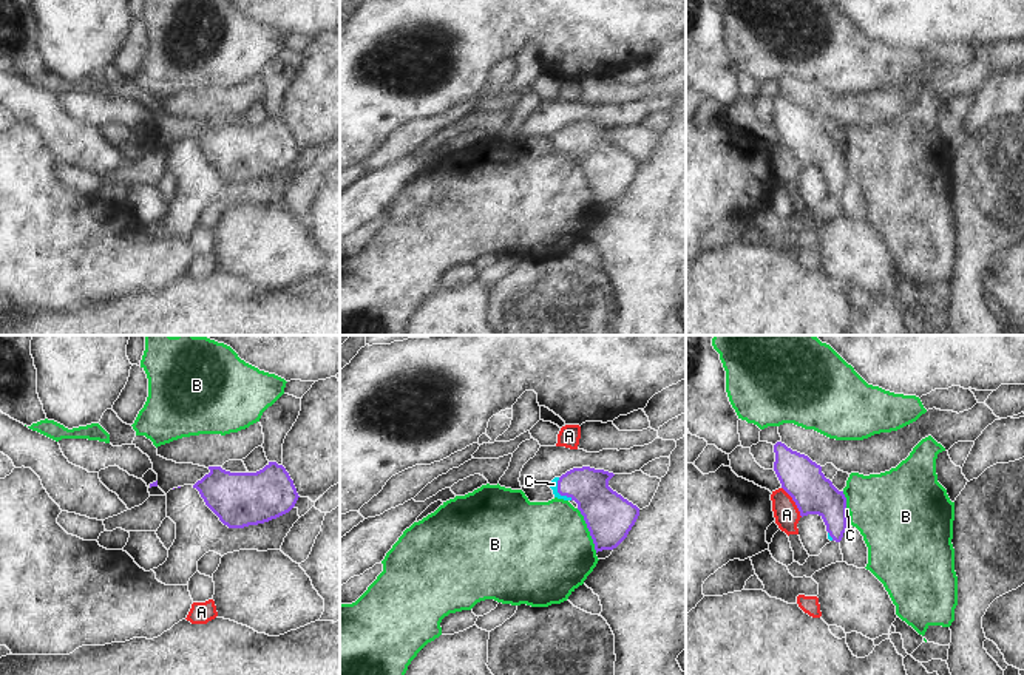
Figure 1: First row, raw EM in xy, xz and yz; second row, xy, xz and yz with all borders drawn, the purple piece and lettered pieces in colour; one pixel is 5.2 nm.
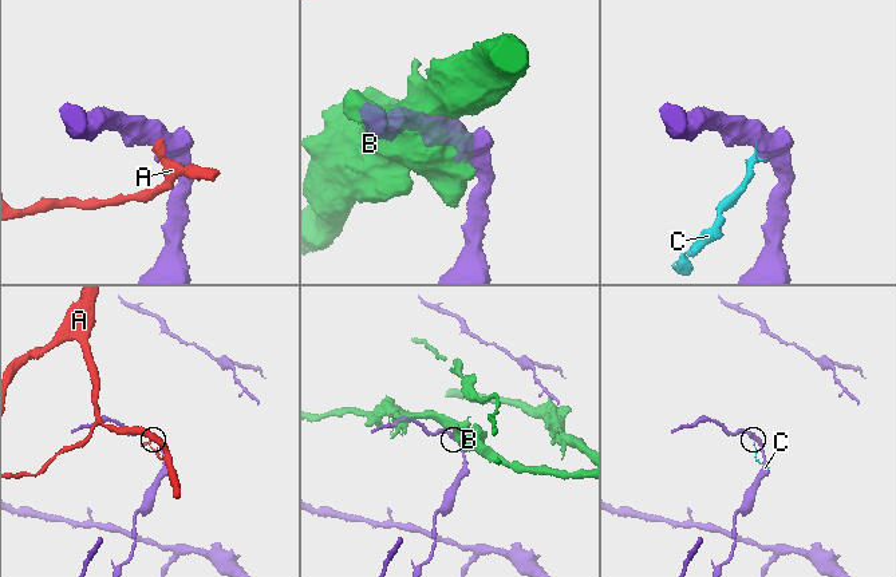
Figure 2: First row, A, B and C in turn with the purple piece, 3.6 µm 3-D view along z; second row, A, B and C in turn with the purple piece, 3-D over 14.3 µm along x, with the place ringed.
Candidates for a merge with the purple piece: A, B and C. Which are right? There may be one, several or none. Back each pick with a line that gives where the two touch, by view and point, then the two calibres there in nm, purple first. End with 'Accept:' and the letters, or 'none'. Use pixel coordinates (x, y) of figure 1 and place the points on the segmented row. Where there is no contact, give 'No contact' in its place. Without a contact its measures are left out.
C: Touches purple at xz (558, 491). Thickness 220 nm (purple) against 50 nm
Accept: C

